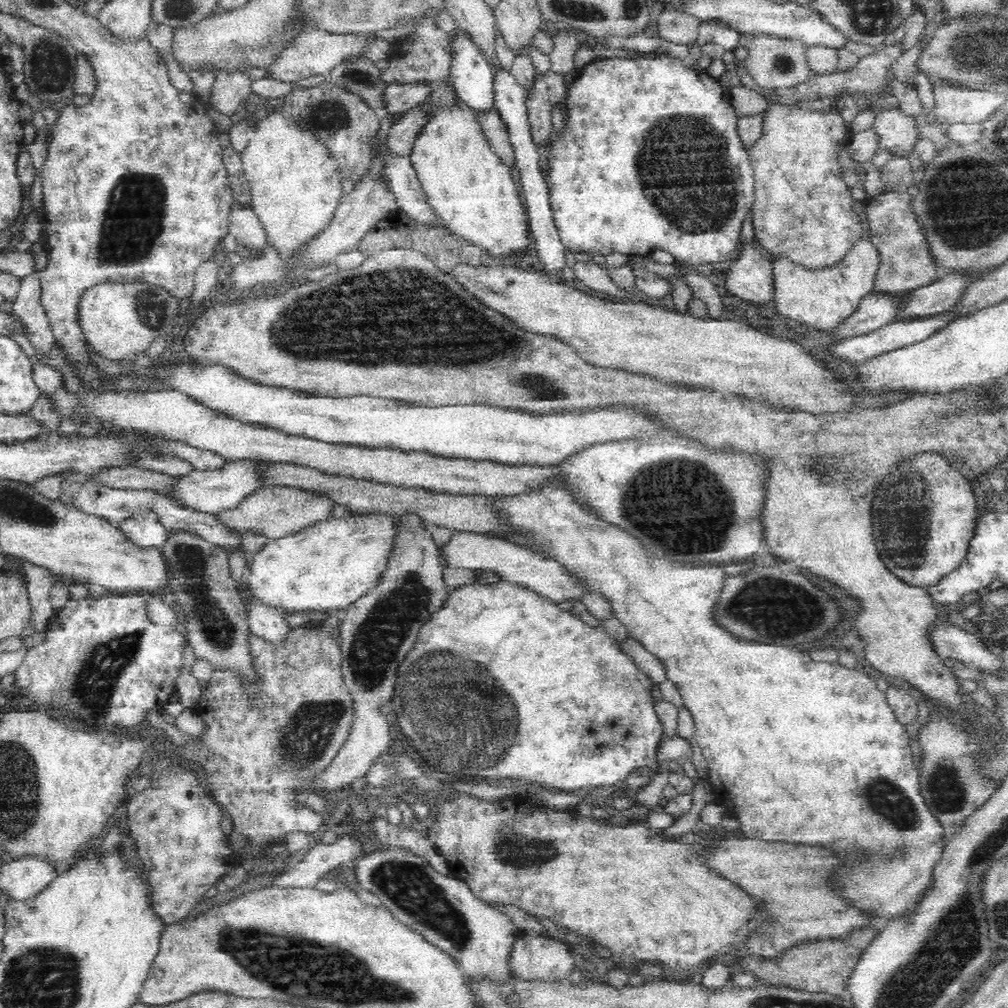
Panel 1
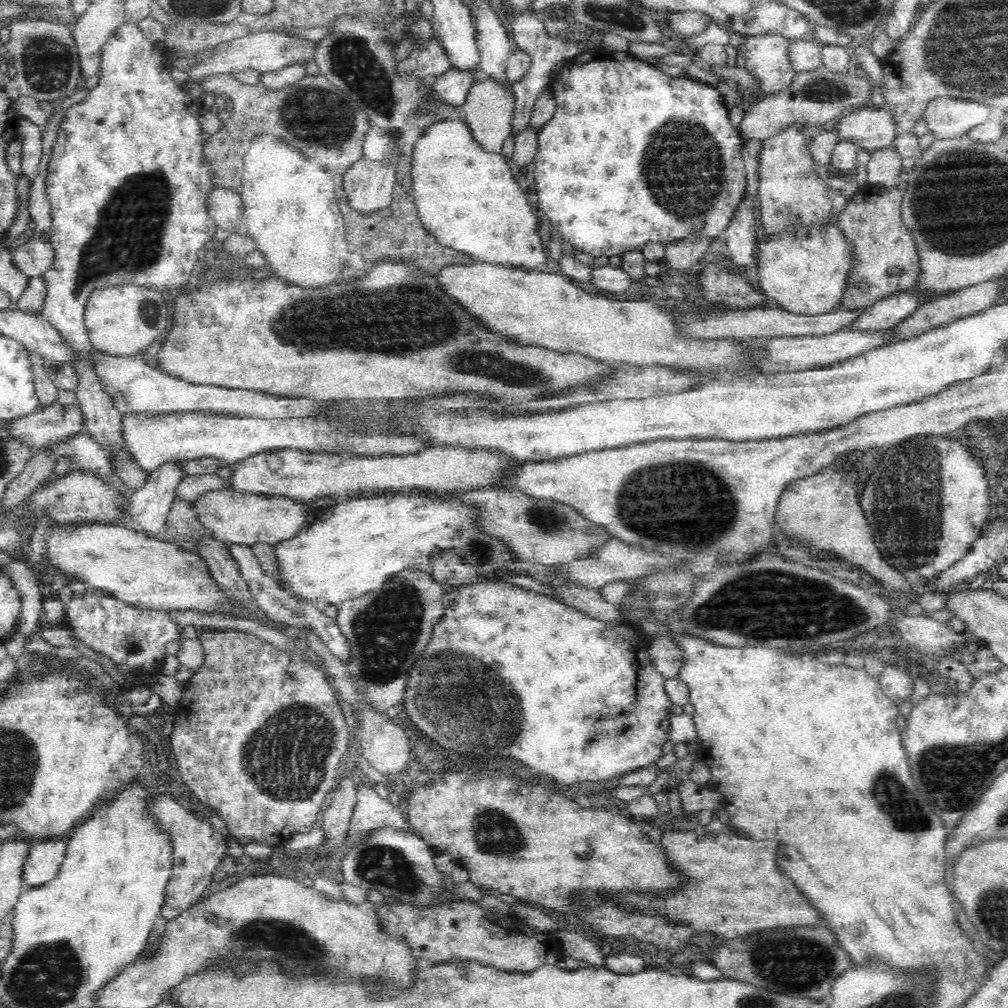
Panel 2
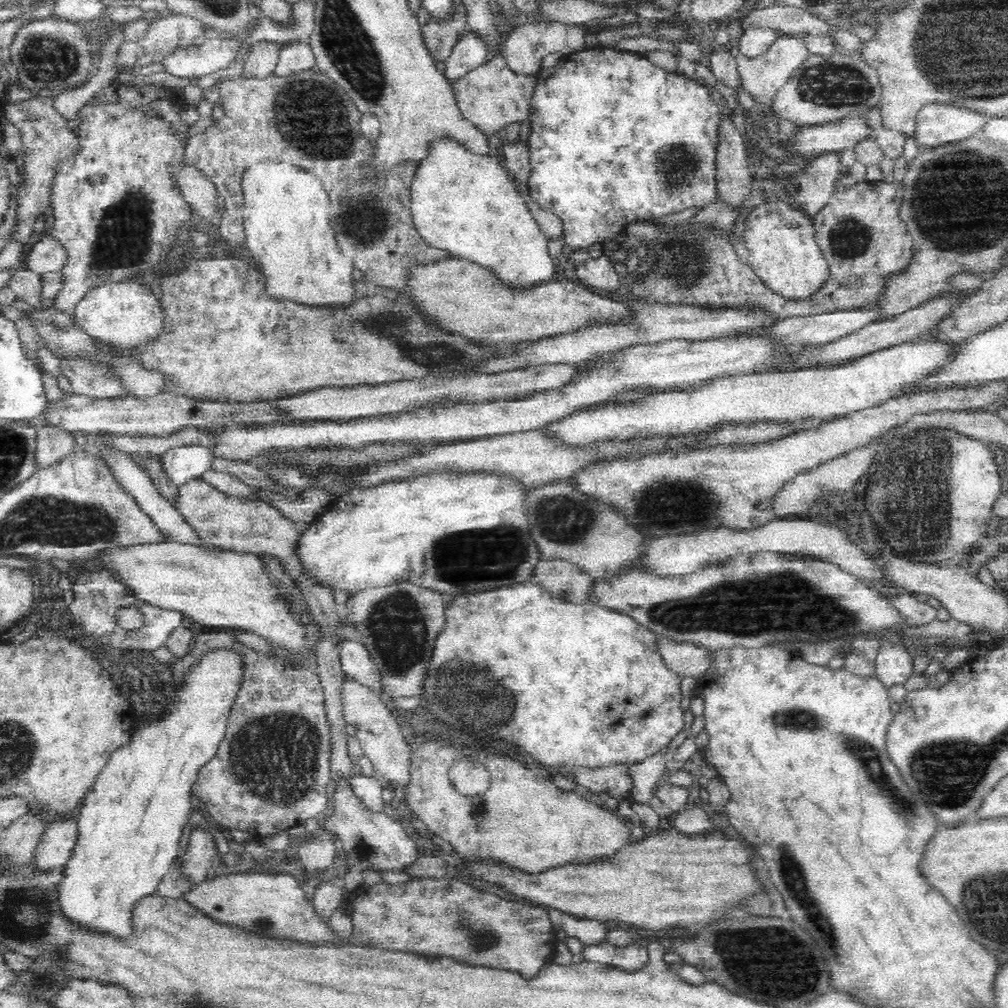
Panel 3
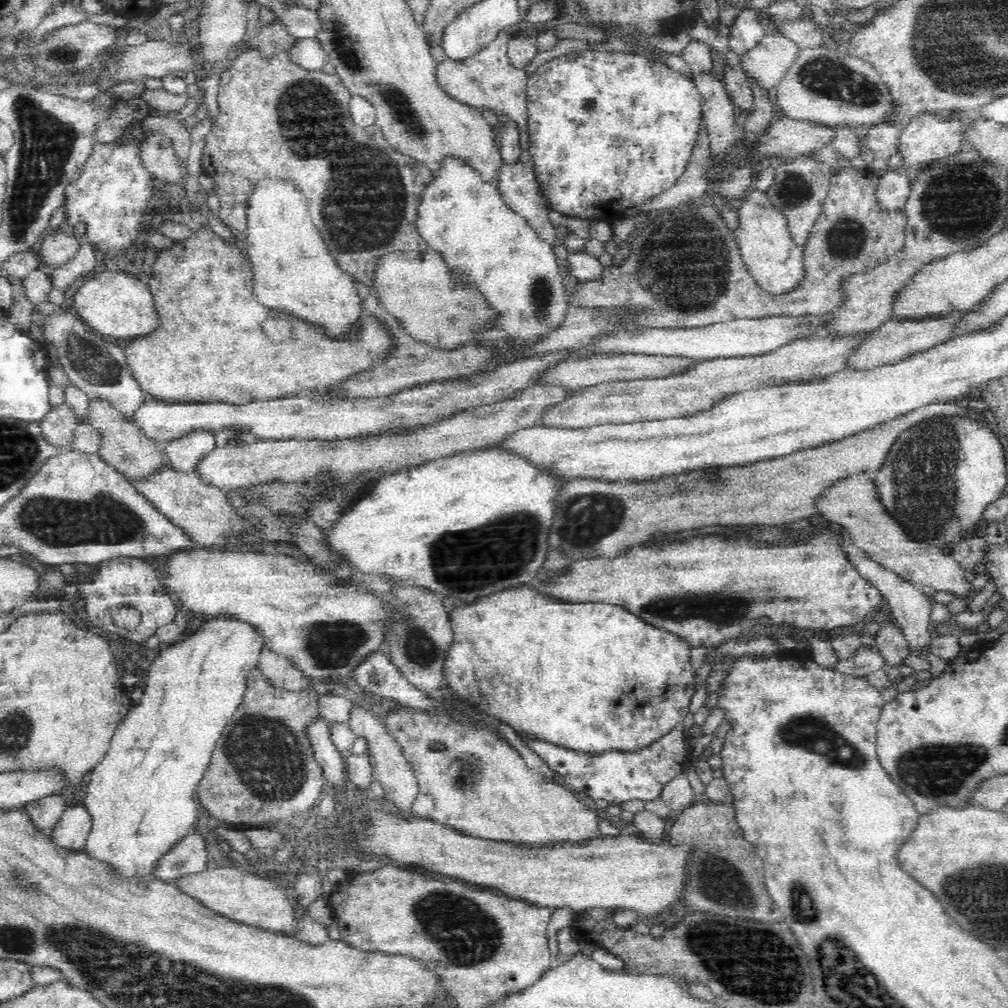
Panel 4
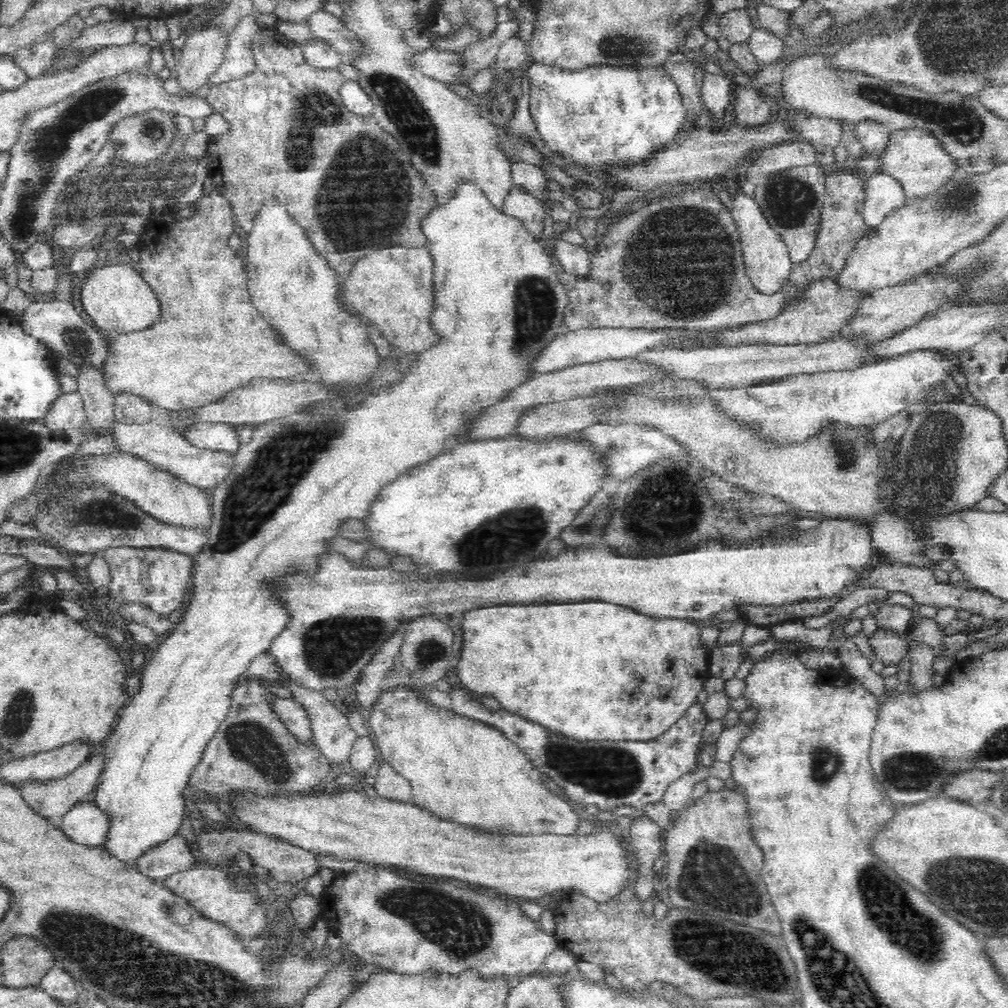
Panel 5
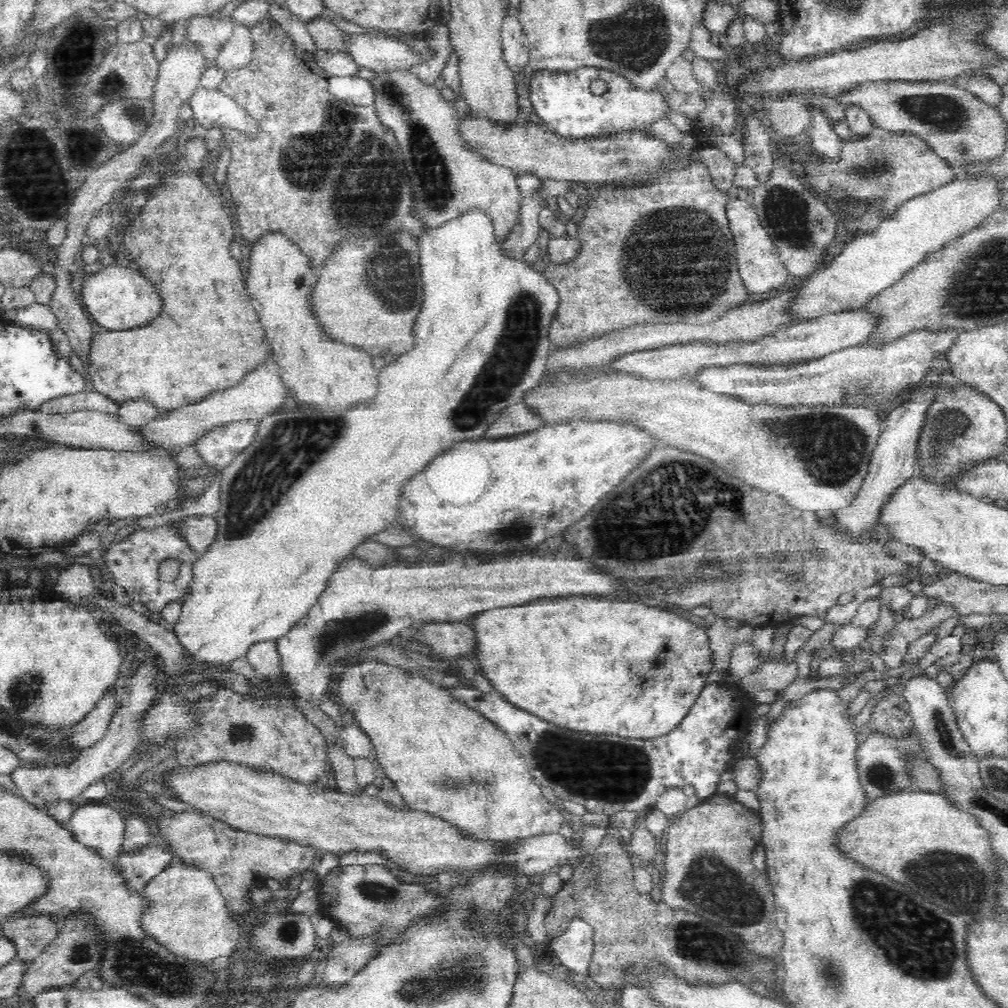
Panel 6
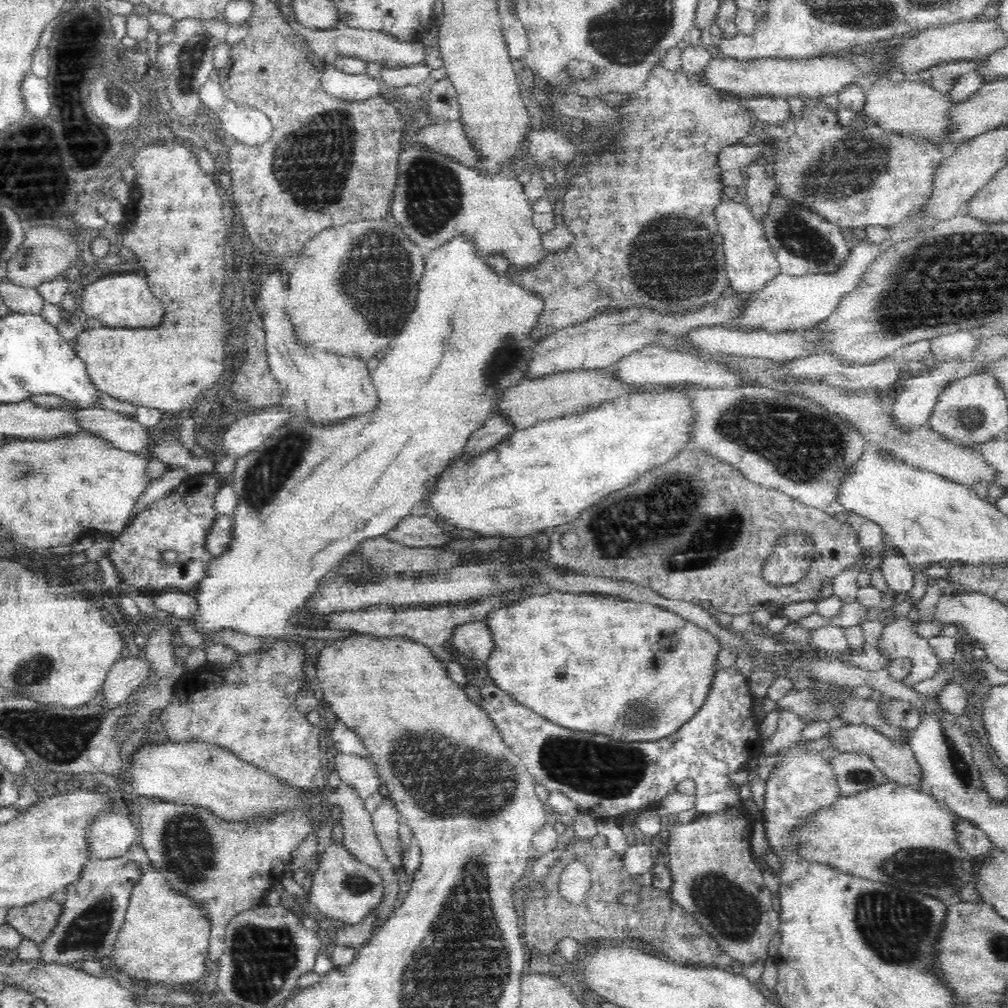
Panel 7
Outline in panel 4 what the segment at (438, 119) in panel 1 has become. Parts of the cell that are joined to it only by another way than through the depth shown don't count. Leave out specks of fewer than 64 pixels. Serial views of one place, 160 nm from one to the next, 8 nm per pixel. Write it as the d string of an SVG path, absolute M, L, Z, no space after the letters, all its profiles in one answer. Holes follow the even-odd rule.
M446 159L440 172L430 182L429 188L422 192L418 212L417 230L430 248L439 252L444 259L450 270L450 279L454 279L454 283L467 283L467 286L485 299L487 307L493 311L490 323L482 327L468 342L489 351L489 356L486 356L476 372L462 373L444 381L470 380L474 376L497 371L502 365L526 356L526 348L536 346L564 322L570 304L562 283L563 269L556 262L552 245L542 240L538 232L528 225L526 218L516 214L502 200L497 186L484 182L474 169L460 159Z

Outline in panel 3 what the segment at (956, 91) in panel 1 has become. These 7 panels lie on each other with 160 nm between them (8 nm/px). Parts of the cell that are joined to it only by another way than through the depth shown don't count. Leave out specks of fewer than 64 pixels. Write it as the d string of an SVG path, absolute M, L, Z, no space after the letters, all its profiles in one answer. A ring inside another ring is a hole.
M930 103L915 118L914 144L921 151L981 135L986 118L980 112L952 104Z

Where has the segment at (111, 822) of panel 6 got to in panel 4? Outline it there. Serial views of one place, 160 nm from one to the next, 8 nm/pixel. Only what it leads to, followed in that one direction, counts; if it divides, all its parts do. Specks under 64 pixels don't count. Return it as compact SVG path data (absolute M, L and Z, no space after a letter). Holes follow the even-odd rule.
M74 800L54 826L51 835L54 841L66 848L83 850L92 828L90 811L80 801Z

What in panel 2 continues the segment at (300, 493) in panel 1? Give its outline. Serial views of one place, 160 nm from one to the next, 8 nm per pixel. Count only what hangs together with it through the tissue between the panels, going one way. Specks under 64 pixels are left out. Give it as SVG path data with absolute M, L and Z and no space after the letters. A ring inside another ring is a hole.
M231 488L206 492L198 496L192 505L197 521L214 539L221 543L244 544L250 548L258 543L276 547L282 540L294 538L310 510L284 496L237 492Z

